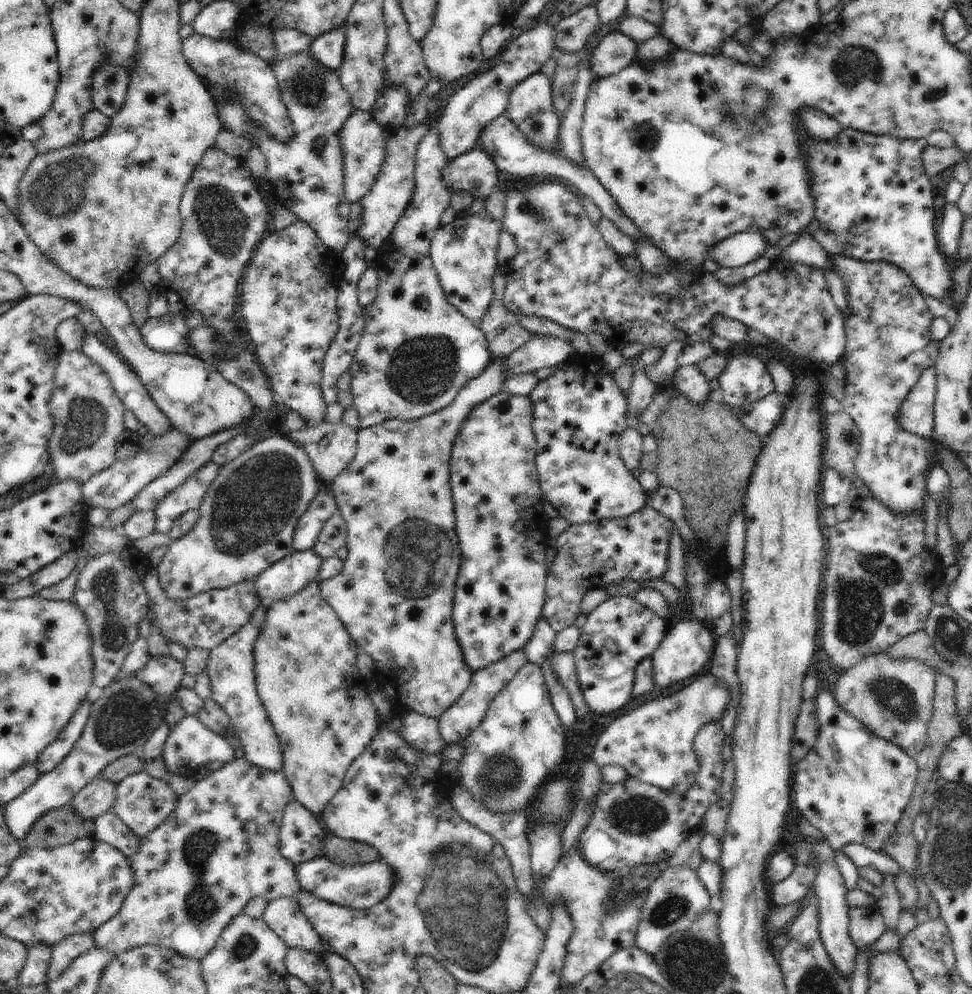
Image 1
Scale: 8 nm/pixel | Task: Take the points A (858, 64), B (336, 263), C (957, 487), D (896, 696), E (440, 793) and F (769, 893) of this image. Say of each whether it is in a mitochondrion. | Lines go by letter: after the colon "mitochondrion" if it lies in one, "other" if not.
A: mitochondrion
B: other
C: other
D: mitochondrion
E: other
F: other

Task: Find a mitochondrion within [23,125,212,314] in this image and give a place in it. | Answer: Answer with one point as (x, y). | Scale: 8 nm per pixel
(59, 189)

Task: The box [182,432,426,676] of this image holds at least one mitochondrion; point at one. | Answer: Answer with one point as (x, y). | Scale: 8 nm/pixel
(267, 489)

